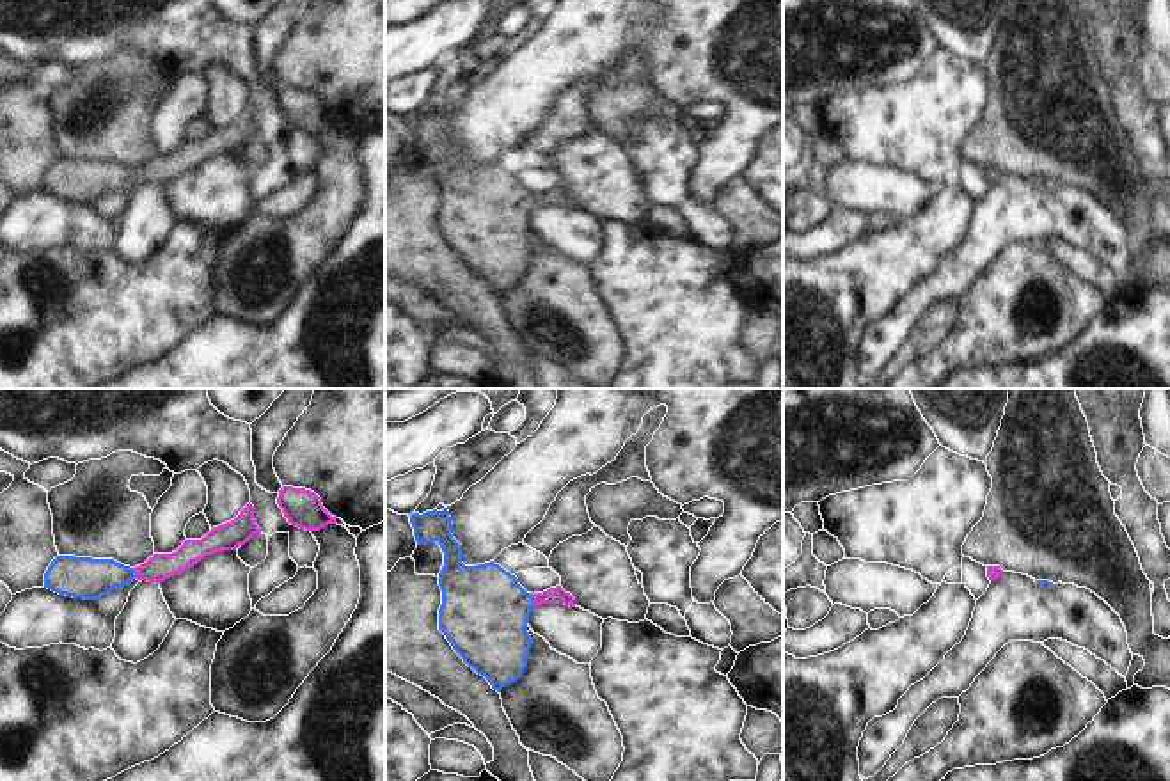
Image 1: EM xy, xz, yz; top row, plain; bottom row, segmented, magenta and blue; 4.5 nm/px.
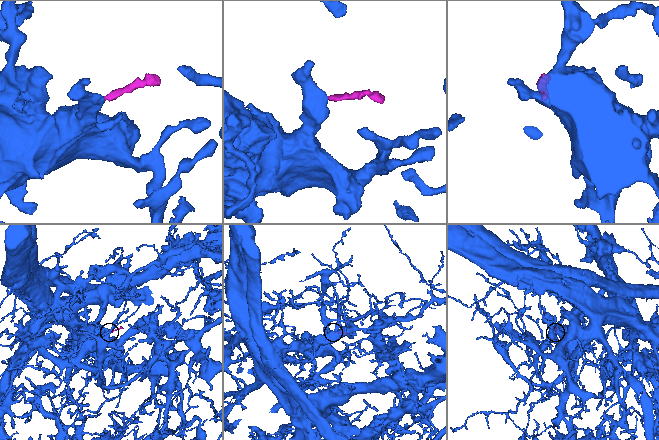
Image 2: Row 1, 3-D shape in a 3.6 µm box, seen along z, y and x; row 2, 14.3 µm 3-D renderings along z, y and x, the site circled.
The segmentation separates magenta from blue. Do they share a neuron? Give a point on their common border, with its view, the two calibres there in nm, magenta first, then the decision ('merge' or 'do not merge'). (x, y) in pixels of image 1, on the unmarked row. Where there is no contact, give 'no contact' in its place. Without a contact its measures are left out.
xy (135, 176) | 120/190 nm | merge

